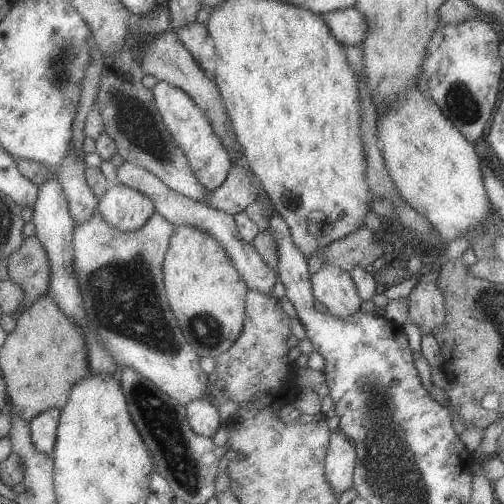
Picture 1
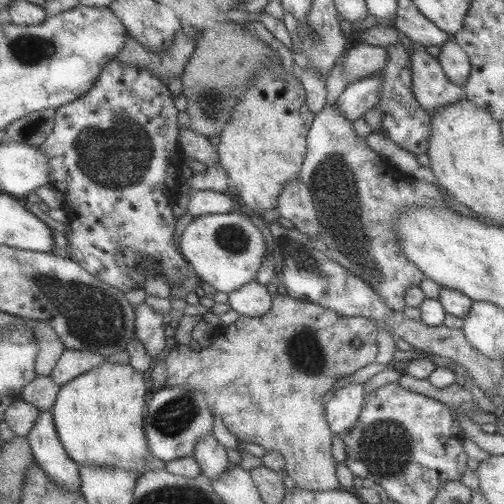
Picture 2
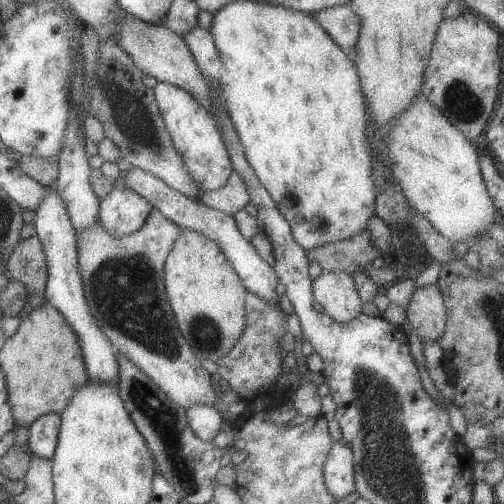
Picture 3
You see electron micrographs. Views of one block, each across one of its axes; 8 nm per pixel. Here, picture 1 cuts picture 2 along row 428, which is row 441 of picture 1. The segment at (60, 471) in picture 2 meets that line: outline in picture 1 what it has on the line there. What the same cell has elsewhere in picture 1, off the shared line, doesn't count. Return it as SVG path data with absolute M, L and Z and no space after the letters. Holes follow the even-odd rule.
M47 410L39 416L35 416L29 422L31 428L31 444L35 452L51 456L57 444L57 428L59 428L61 410Z

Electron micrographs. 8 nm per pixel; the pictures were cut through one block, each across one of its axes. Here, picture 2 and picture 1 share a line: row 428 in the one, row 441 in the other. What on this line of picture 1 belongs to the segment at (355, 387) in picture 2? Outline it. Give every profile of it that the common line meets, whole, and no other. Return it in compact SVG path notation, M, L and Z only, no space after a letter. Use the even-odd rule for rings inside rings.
M339 428L337 432L331 432L323 472L325 472L325 482L329 482L329 488L337 498L345 490L353 488L355 460L357 460L357 452L353 442Z

